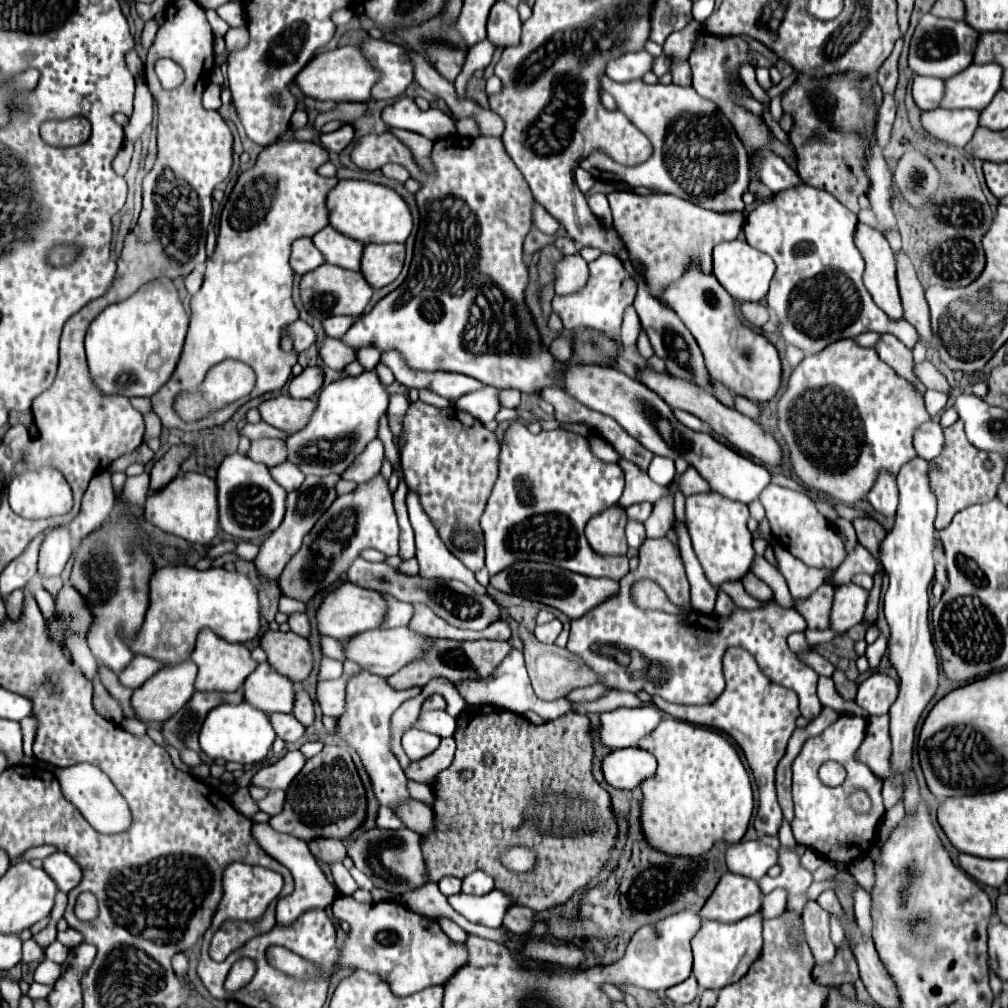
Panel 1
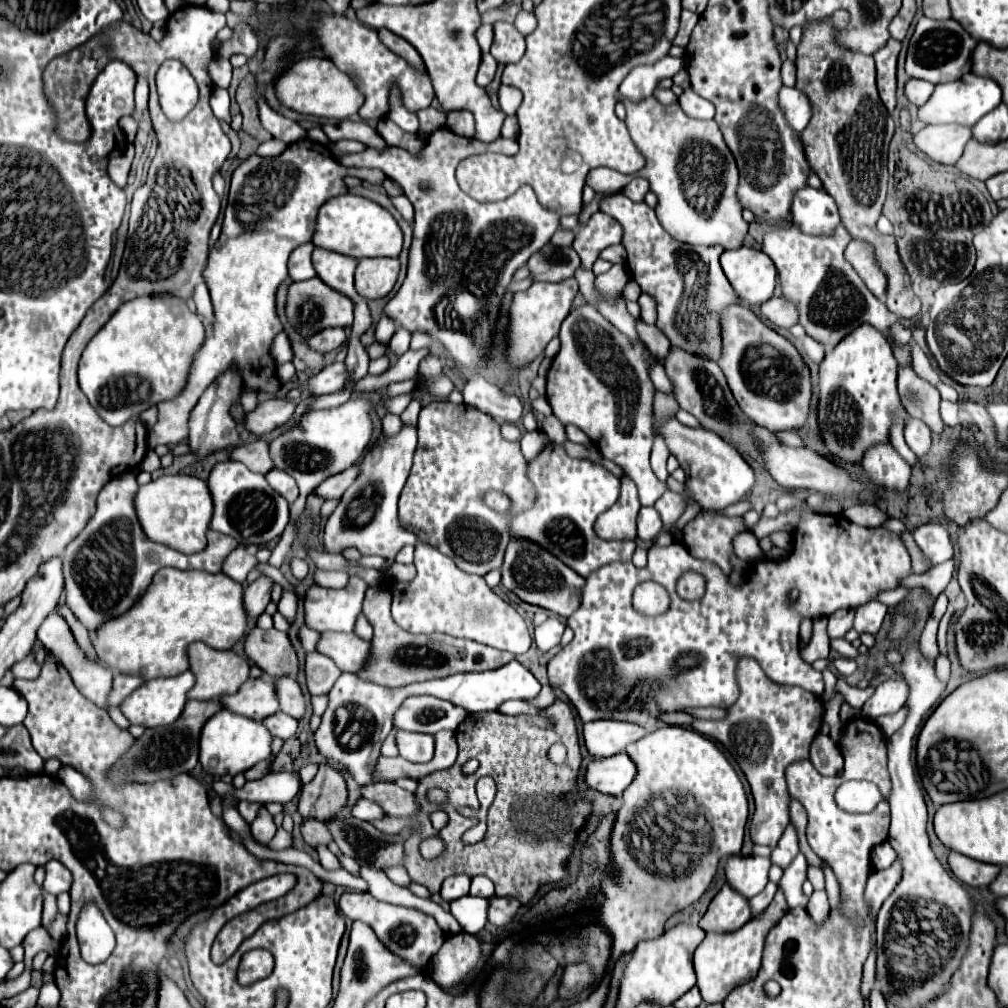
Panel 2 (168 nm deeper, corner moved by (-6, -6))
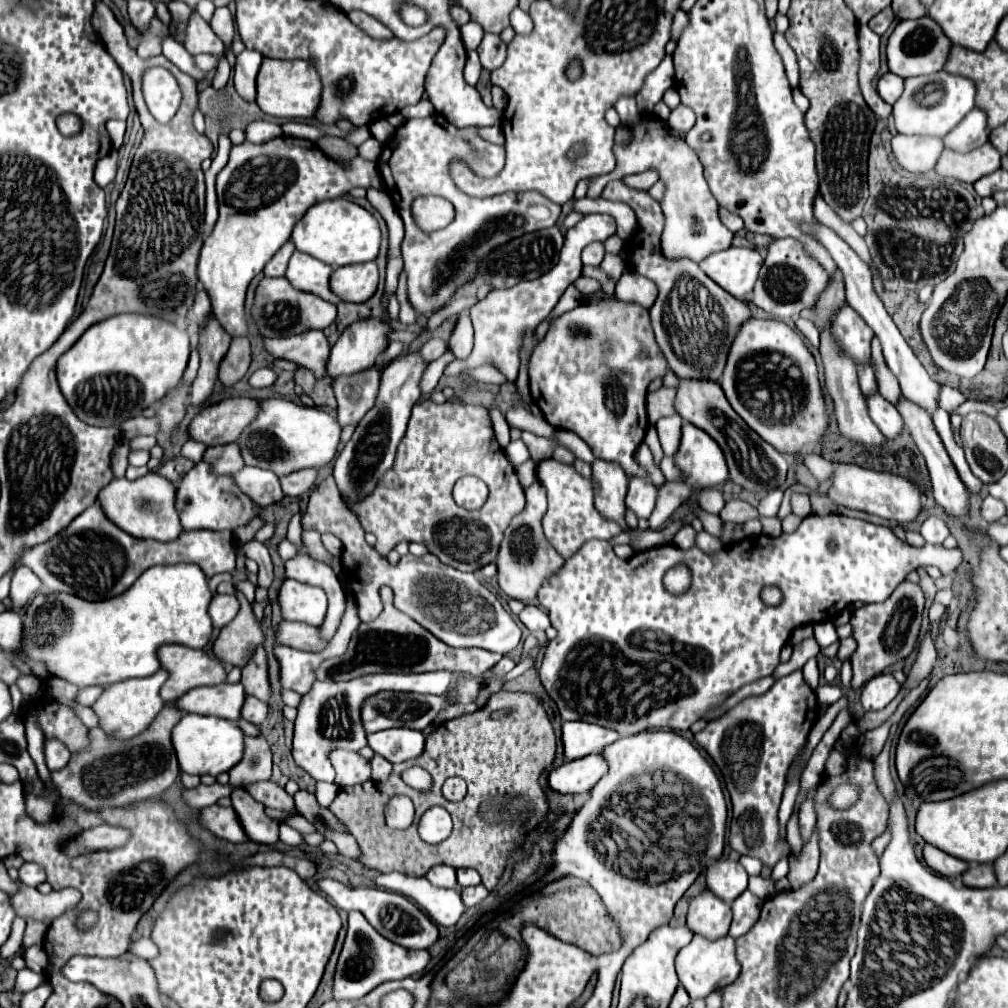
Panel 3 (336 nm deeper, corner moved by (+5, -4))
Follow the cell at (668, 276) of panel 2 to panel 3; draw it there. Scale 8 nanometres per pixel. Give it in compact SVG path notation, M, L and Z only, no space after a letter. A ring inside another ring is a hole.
M614 181L608 183L608 187L602 191L602 199L628 203L636 213L638 231L628 241L628 263L638 275L648 277L658 287L658 299L650 309L650 321L656 335L656 343L660 345L670 369L676 375L718 381L728 357L728 347L736 335L736 327L740 327L740 323L744 323L744 319L750 317L748 305L744 305L728 291L724 291L720 285L716 285L692 259L670 259L662 253L660 205L646 191L636 191L620 181ZM704 287L708 291L706 307Z

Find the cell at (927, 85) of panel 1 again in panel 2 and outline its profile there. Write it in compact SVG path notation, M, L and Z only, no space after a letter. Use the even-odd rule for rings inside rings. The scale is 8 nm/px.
M909 79L905 83L905 97L917 107L925 105L925 101L931 97L931 93L933 93L933 83L929 83L929 81Z

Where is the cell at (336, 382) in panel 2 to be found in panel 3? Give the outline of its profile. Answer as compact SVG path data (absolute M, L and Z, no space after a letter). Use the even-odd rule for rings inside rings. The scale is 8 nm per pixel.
M364 319L346 327L330 351L326 363L328 377L336 379L340 375L354 375L372 367L380 351L386 347L386 335L388 325L378 319Z

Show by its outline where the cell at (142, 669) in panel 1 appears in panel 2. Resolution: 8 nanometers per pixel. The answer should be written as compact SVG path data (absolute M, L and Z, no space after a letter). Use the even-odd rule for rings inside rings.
M115 675L113 677L113 687L107 697L109 705L119 705L127 695L131 695L139 685L143 683L141 677L131 677L131 675Z

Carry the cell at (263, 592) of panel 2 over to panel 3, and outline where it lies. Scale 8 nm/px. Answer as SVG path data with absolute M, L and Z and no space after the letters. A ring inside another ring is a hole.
M214 595L208 613L212 615L216 631L220 631L224 625L228 625L236 617L238 611L240 611L240 603L234 595Z

